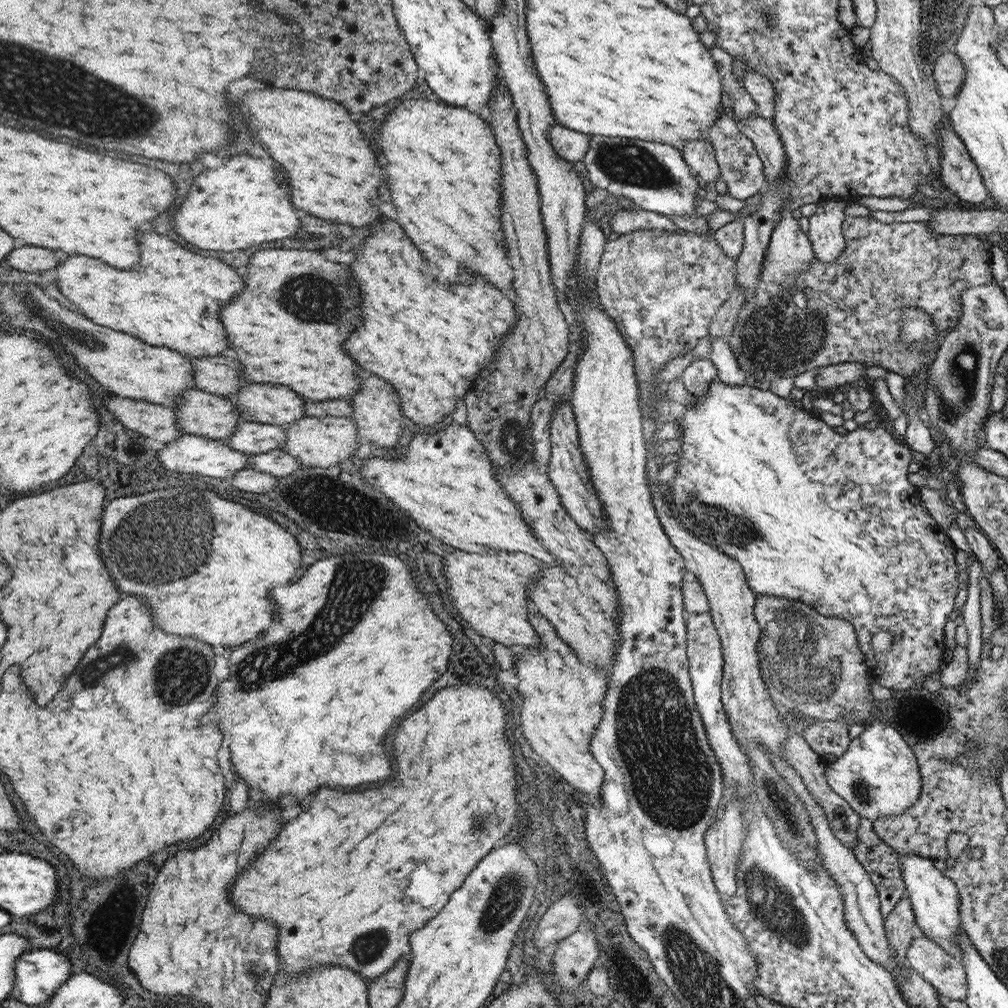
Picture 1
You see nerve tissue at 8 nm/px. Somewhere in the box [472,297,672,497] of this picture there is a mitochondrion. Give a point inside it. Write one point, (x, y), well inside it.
(513, 439)

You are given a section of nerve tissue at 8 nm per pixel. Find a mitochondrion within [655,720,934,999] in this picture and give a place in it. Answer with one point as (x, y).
(770, 903)

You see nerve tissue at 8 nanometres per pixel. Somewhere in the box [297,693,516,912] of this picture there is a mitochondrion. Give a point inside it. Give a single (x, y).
(488, 821)

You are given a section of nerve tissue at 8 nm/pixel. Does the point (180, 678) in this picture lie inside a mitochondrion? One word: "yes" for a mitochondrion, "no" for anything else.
yes

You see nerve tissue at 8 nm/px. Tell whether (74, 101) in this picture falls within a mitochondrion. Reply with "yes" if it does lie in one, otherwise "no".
yes

